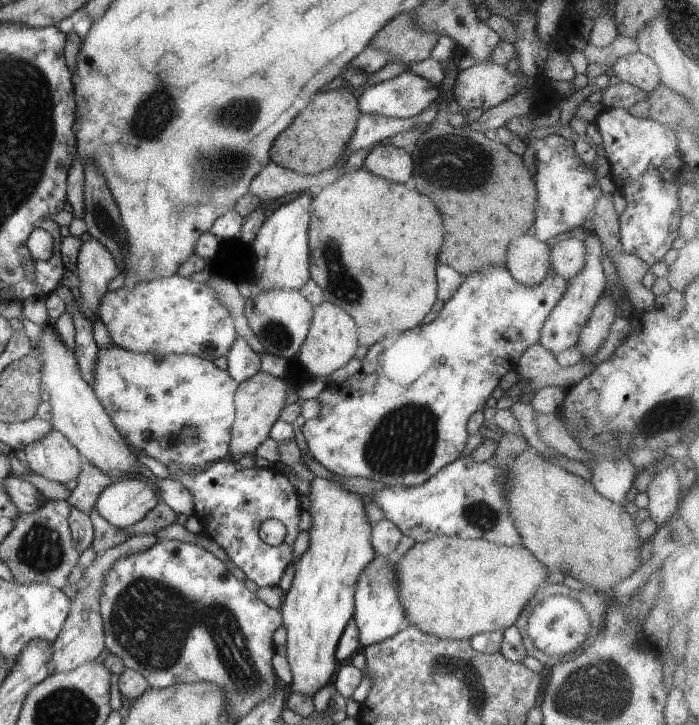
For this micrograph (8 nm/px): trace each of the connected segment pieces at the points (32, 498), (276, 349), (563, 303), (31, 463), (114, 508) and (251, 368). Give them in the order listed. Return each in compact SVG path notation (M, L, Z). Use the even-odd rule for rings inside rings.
M10 475L3 480L4 490L20 512L36 512L47 498L32 483L20 476Z
M273 288L268 292L253 292L246 299L244 308L248 326L256 334L260 344L267 353L282 356L288 361L294 358L308 334L313 306L300 294L299 290L286 290L286 288Z
M589 232L582 242L586 244L586 266L576 278L571 278L568 281L565 295L548 314L540 334L539 343L555 355L563 350L572 348L572 346L578 347L578 334L580 334L584 324L588 322L588 318L590 318L590 314L592 314L592 310L596 306L596 301L604 293L608 285L607 278L604 275L604 268L602 267L604 248L602 248L598 235L595 235L594 232Z
M56 429L48 432L42 440L28 444L20 456L34 474L60 484L74 480L82 470L80 452Z
M152 478L146 482L120 480L104 488L95 506L109 524L125 529L146 518L146 513L157 505L160 491Z
M236 338L236 342L232 344L230 352L226 354L228 374L238 382L238 384L252 378L260 371L260 354L256 353L248 346L248 342L244 338Z

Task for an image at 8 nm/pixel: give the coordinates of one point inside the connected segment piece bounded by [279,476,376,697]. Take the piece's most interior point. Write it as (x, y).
(316, 609)

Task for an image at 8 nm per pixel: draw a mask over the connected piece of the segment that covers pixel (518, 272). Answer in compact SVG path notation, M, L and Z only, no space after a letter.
M532 233L524 234L508 246L506 267L518 284L536 288L548 274L550 254L547 243L534 240Z

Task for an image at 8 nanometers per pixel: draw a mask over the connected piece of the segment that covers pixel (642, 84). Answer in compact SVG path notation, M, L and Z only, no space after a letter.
M640 51L618 58L612 65L612 70L622 82L648 93L661 82L656 62Z

